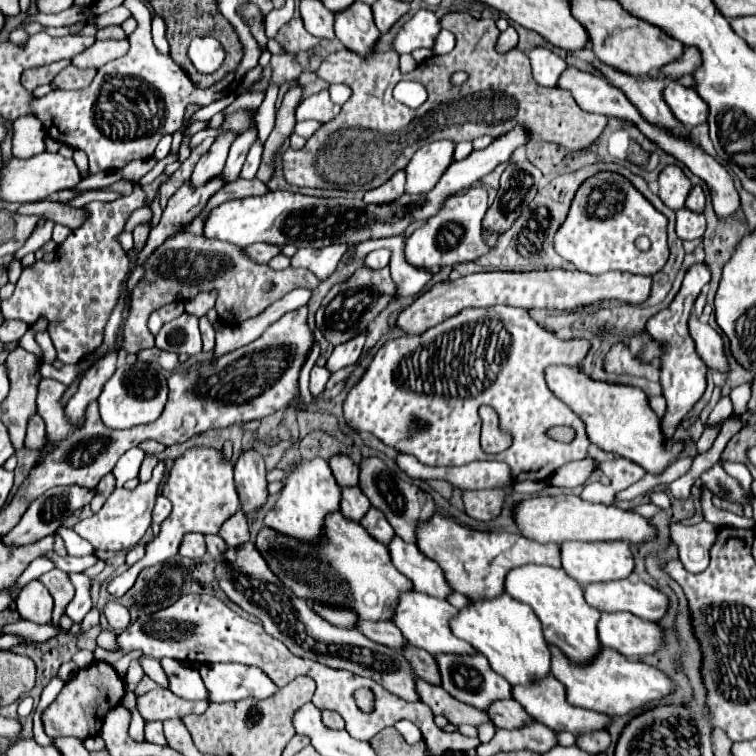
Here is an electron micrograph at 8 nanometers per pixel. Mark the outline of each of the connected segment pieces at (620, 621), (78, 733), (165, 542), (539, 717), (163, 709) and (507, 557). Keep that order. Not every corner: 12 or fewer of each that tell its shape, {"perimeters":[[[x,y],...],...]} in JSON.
{"perimeters":[[[602,613],[598,639],[630,659],[664,645],[656,623]],[[104,661],[80,669],[48,705],[48,737],[96,737],[124,681]],[[210,447],[174,461],[172,513],[146,557],[108,585],[122,597],[186,533],[216,535],[238,509],[234,465]],[[552,675],[512,687],[536,721],[574,735],[604,729],[602,713],[572,707]],[[168,689],[138,697],[146,721],[202,715],[208,701],[186,701]],[[434,511],[416,545],[450,589],[498,597],[526,563],[560,567],[560,545],[468,529]]]}

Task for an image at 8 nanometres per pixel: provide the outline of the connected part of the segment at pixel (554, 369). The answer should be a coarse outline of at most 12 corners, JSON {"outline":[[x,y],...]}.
{"outline":[[550,365],[546,385],[584,421],[590,443],[664,471],[664,445],[640,387]]}

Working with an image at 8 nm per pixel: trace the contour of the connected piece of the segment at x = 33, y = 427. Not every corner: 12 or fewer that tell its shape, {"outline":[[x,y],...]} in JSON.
{"outline":[[38,413],[28,419],[26,447],[42,449],[46,443],[44,421]]}

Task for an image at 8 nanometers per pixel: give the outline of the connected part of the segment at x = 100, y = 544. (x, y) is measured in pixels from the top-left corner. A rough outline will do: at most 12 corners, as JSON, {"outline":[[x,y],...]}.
{"outline":[[166,467],[114,489],[96,515],[74,525],[94,549],[138,545],[152,523]]}

